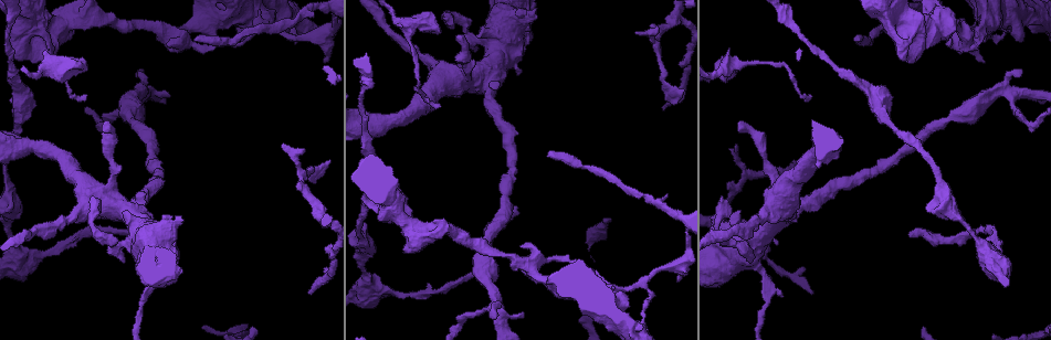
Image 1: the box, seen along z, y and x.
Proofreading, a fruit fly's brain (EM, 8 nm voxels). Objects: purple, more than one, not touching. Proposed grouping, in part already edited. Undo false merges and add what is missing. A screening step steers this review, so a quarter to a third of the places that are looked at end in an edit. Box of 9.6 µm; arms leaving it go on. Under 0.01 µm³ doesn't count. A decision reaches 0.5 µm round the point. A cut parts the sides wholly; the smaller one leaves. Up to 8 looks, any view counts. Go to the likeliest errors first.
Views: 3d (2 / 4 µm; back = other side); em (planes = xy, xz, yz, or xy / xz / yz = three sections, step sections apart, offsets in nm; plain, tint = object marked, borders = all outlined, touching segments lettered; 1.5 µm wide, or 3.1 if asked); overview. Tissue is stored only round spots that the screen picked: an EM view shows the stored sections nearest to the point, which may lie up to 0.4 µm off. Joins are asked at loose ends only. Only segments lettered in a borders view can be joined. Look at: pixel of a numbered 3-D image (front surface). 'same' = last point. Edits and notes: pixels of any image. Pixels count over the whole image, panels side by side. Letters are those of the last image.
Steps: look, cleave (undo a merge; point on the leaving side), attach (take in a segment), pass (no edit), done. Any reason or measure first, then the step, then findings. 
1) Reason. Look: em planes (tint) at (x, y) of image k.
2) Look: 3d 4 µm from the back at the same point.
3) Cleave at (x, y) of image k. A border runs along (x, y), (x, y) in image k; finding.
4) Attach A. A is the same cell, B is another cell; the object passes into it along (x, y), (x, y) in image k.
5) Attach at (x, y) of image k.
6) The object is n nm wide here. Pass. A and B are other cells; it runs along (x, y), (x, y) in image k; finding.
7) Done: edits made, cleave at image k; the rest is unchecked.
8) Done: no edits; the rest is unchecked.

Branch stops here. Look: em yz step 4 (tint) at (281, 145) of image 1.

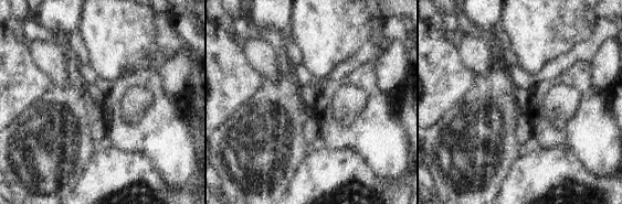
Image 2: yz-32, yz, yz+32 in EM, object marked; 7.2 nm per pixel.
Look: em planes (borders) at the same point.

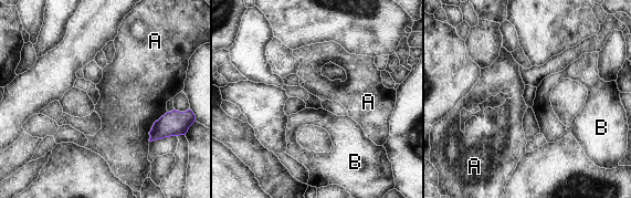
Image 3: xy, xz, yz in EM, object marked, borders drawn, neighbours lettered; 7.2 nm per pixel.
Pass. A and B are other cells; a border runs along (167, 111), (154, 123), (149, 142) in image 3; no lettered segment goes on from it.

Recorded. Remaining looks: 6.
Branch stops here. Look: 3d 4 µm at (457, 38) of image 1.

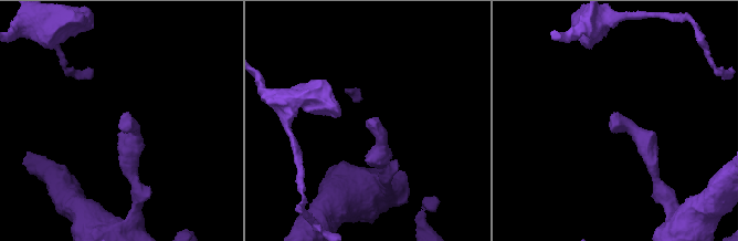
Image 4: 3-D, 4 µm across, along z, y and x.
Look: em xz step 8 (tint) at (615, 124) of image 4.

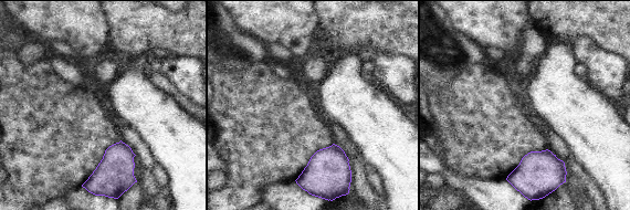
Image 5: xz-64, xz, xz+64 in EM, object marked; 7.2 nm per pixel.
Look: em planes (borders) at the same point.

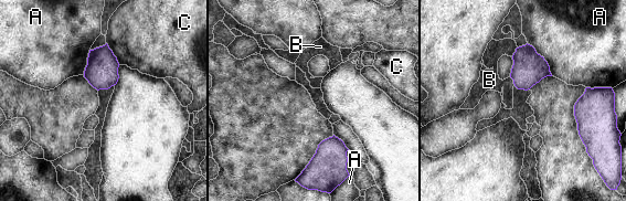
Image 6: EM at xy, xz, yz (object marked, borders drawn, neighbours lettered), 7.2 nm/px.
The object is 240 nm wide here. Pass. A, B and C are other cells; none of them fits.

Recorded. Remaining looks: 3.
End of a long branch. Look: 3d 2 µm at (193, 40) of image 1.

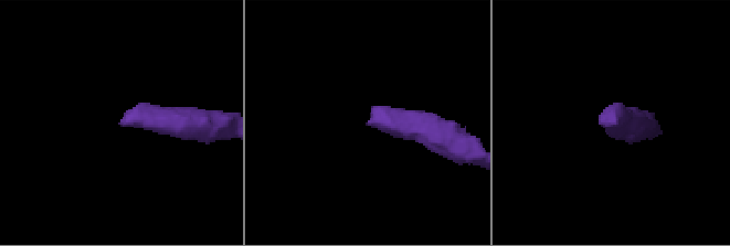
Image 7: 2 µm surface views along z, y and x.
Look: em planes (borders) at (119, 122) of image 7.

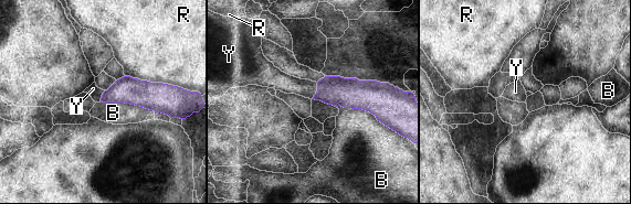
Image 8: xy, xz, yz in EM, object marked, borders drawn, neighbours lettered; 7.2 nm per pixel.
Attach Y. Y is the same cell, B and R are other cells; the object passes into it along (349, 93), (317, 90), (285, 83) in image 8; it goes on there.

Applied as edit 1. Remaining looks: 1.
Done: edits made, attach at image 8; the rest is unchecked.

